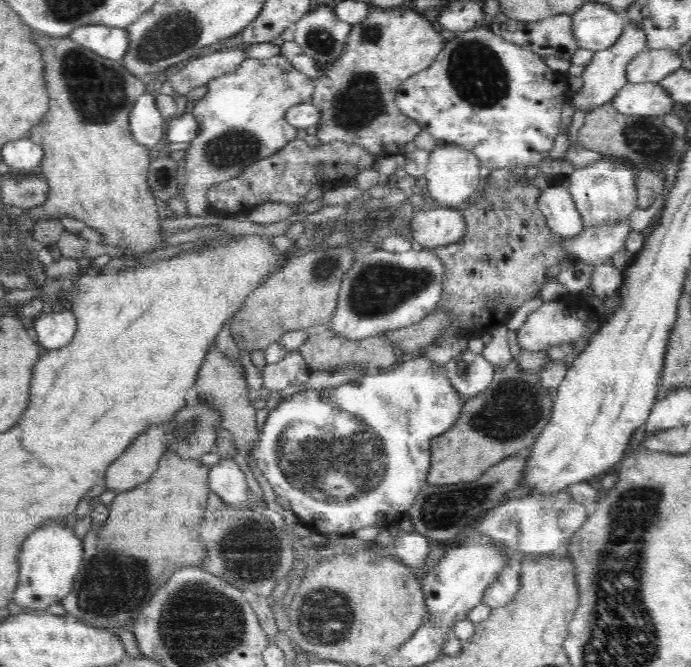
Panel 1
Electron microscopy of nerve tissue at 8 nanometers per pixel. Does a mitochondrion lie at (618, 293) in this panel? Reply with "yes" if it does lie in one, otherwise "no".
no

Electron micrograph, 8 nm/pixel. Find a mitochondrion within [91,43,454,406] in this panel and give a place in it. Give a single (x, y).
(379, 287)

